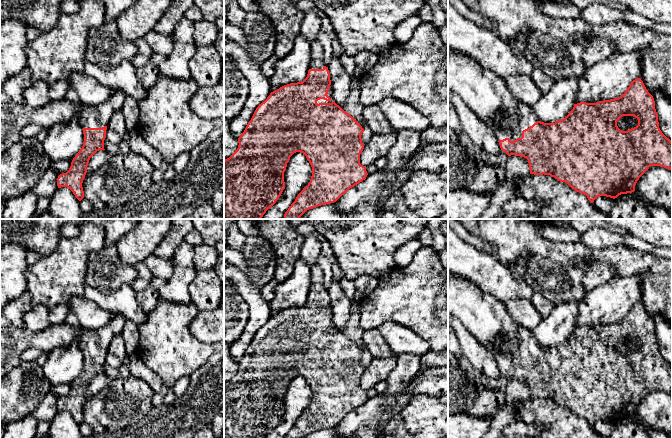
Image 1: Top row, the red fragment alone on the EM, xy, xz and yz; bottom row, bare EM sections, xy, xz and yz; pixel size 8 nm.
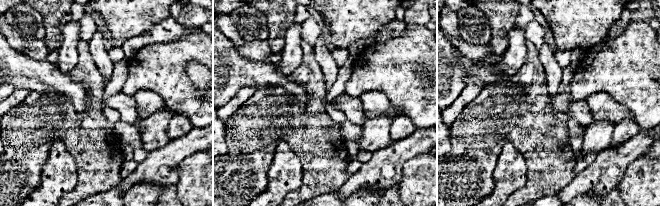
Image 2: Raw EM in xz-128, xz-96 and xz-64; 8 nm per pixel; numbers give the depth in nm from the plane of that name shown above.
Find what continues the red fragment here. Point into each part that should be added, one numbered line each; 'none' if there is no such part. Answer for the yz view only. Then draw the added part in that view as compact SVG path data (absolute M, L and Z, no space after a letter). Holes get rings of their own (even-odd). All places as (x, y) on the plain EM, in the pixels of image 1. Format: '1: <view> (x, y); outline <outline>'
1: yz (526, 340); outline M520 325L516 326L516 335L518 338L518 347L513 352L501 352L500 346L505 337L500 337L496 350L494 351L494 357L498 364L509 362L510 365L514 365L517 362L522 361L522 355L532 350L539 345L537 339L532 332Z

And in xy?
1: xy (98, 340); outline M114 314L109 323L96 330L84 330L79 347L82 352L102 352L108 350L112 338L121 333L126 319L120 314Z

